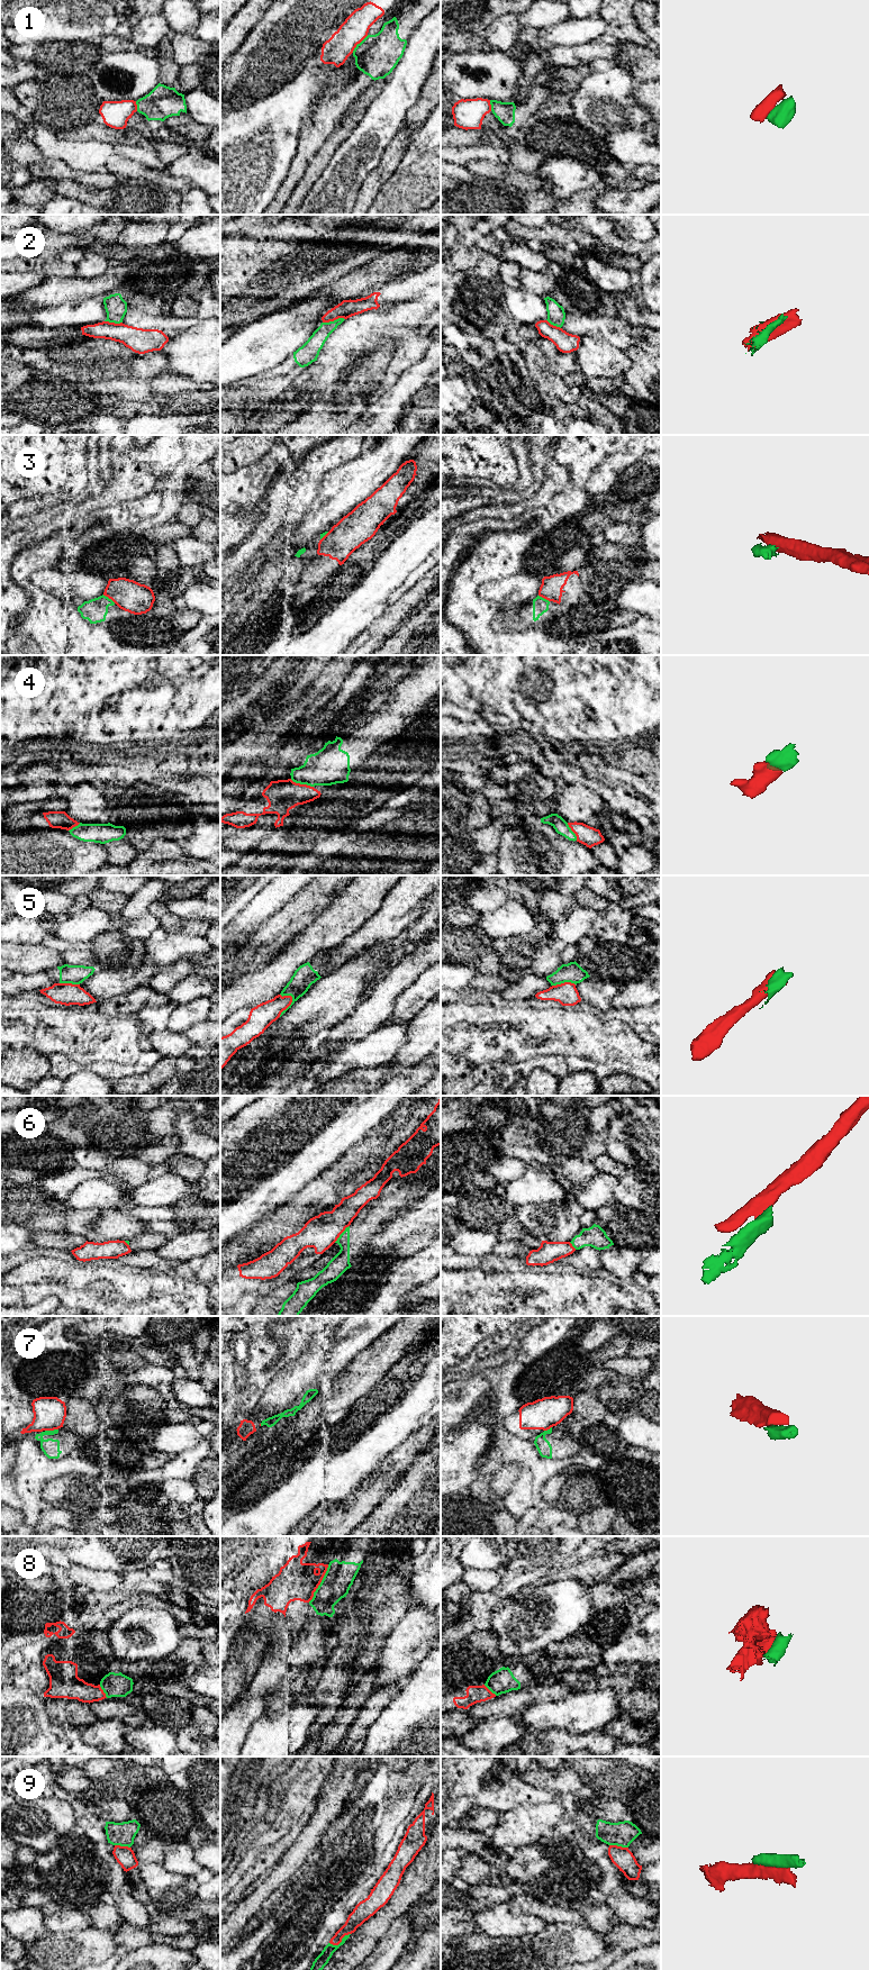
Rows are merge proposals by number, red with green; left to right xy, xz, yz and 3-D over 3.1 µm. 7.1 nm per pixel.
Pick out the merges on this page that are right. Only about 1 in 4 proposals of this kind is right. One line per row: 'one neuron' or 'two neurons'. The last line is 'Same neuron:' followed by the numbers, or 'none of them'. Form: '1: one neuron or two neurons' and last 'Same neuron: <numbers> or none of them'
1: two neurons
2: two neurons
3: two neurons
4: one neuron
5: two neurons
6: two neurons
7: two neurons
8: two neurons
9: two neurons
Same neuron: 4

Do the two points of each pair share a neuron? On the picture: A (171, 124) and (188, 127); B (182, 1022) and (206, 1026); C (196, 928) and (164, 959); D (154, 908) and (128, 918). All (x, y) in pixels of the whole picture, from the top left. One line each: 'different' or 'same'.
A: same
B: different
C: different
D: different

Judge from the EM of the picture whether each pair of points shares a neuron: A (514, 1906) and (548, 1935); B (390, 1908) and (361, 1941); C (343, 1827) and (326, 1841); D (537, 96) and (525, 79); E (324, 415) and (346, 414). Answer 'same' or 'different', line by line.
A: different
B: same
C: same
D: different
E: same

